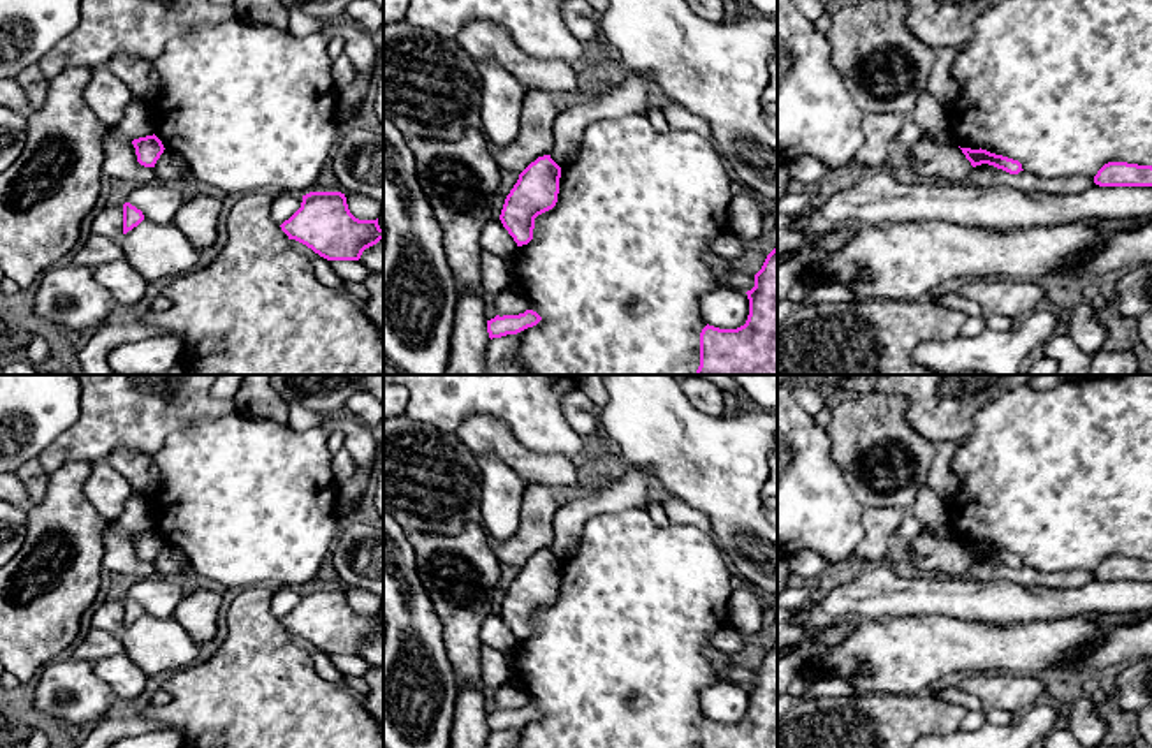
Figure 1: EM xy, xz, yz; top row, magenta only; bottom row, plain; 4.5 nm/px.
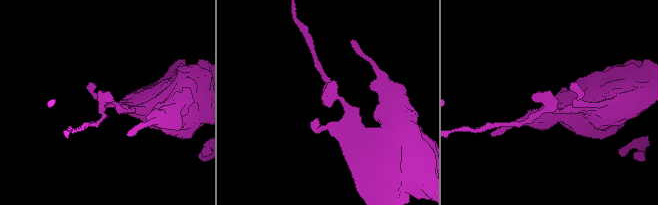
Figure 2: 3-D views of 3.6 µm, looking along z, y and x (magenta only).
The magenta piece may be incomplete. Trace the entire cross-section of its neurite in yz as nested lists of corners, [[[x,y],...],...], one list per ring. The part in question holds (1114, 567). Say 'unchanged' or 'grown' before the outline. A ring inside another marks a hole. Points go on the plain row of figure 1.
unchanged; [[[1108,556],[1094,570],[1099,581],[1152,581],[1152,560]]]

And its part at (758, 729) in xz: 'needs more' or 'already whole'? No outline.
already whole

